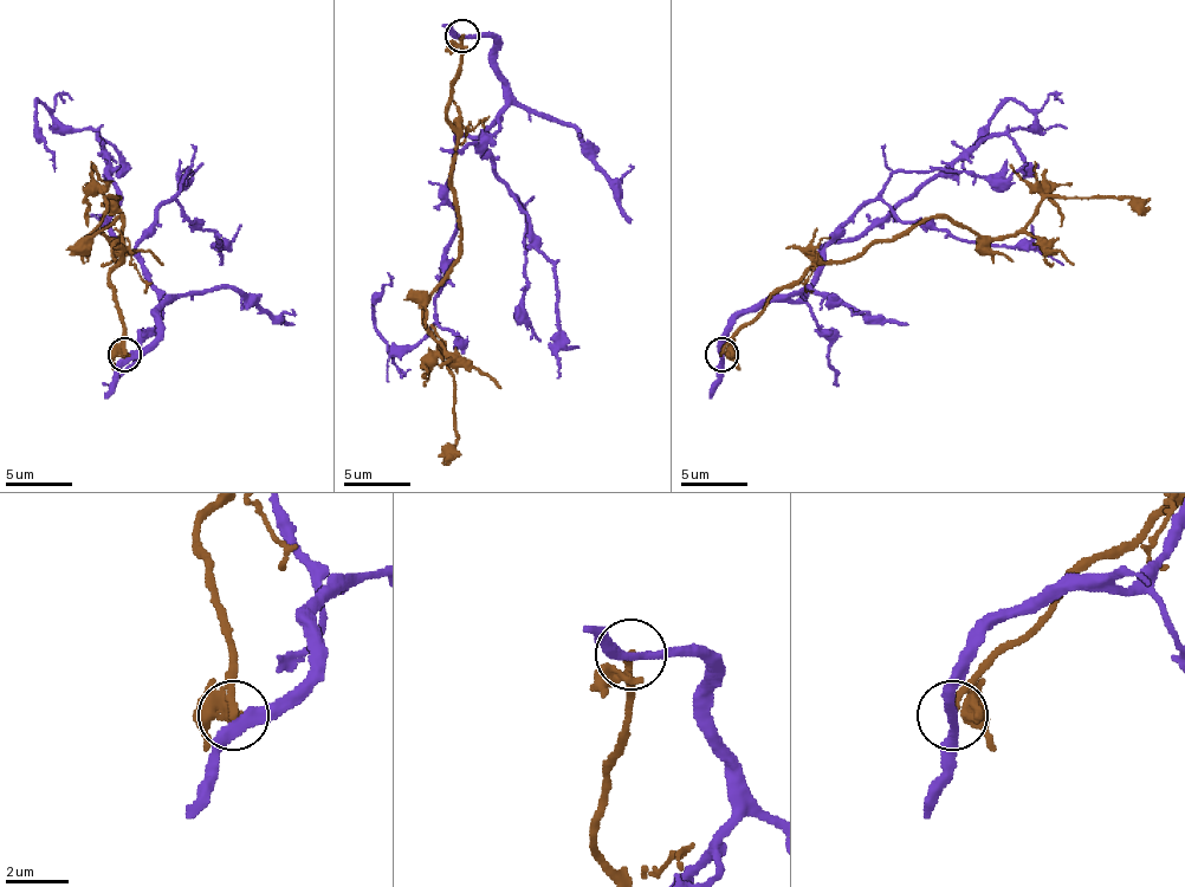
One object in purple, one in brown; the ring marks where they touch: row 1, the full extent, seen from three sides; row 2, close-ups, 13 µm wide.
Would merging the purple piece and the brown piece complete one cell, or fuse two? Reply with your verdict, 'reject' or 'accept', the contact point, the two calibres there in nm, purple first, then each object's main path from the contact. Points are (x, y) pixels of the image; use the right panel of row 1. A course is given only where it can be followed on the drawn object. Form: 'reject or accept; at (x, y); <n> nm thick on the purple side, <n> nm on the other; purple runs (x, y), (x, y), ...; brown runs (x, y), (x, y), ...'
reject; at (721, 355); 320 nm thick on the purple side, 240 nm on the other; purple runs (723, 355), (725, 329), (789, 302), (822, 248), (1035, 118), (1005, 102), (965, 172); brown runs (723, 355), (782, 289), (928, 219), (962, 221), (989, 239), (1016, 235), (1049, 195), (1135, 199), (1148, 212)

